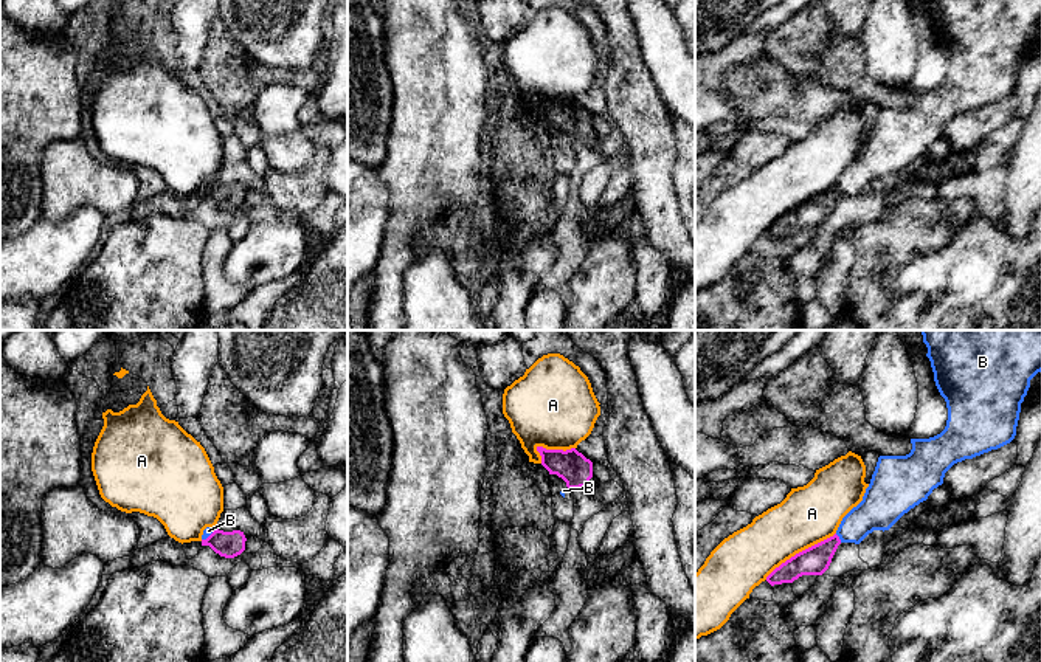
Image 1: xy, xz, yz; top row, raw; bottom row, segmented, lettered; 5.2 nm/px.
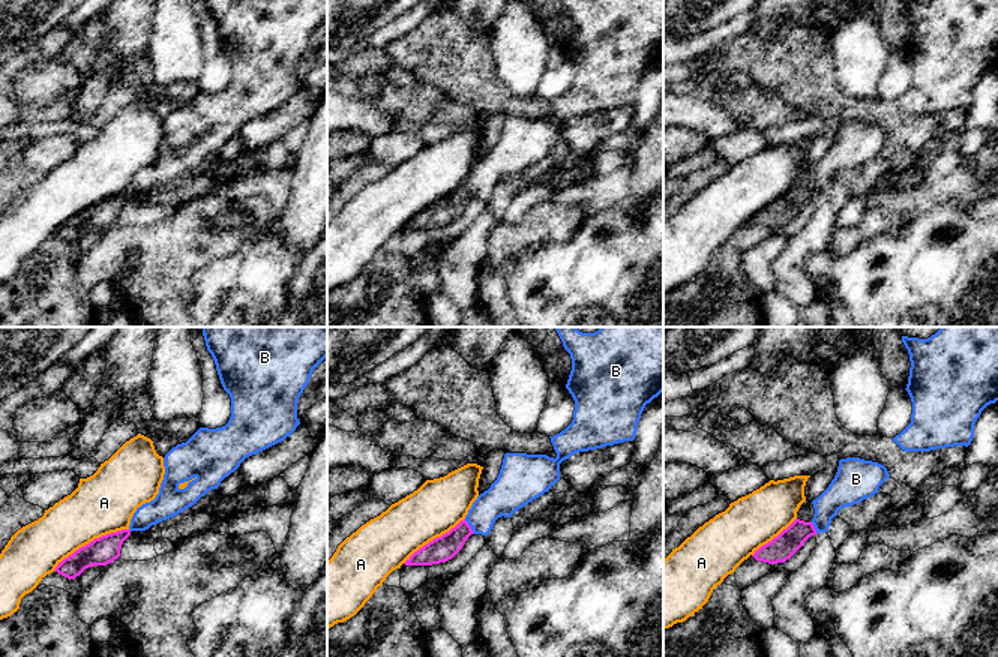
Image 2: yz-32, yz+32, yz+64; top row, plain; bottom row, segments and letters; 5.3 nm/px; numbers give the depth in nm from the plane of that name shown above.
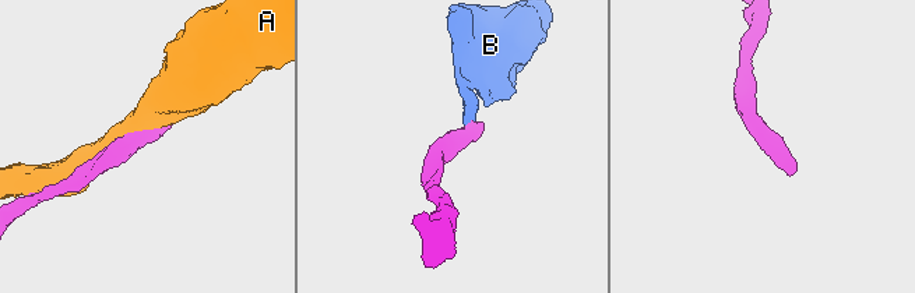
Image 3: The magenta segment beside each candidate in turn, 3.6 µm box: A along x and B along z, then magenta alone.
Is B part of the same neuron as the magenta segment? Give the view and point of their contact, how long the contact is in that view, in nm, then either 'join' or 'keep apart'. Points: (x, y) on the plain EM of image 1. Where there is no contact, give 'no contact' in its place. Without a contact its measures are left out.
contact yz (838, 191); length 60 nm; keep apart

